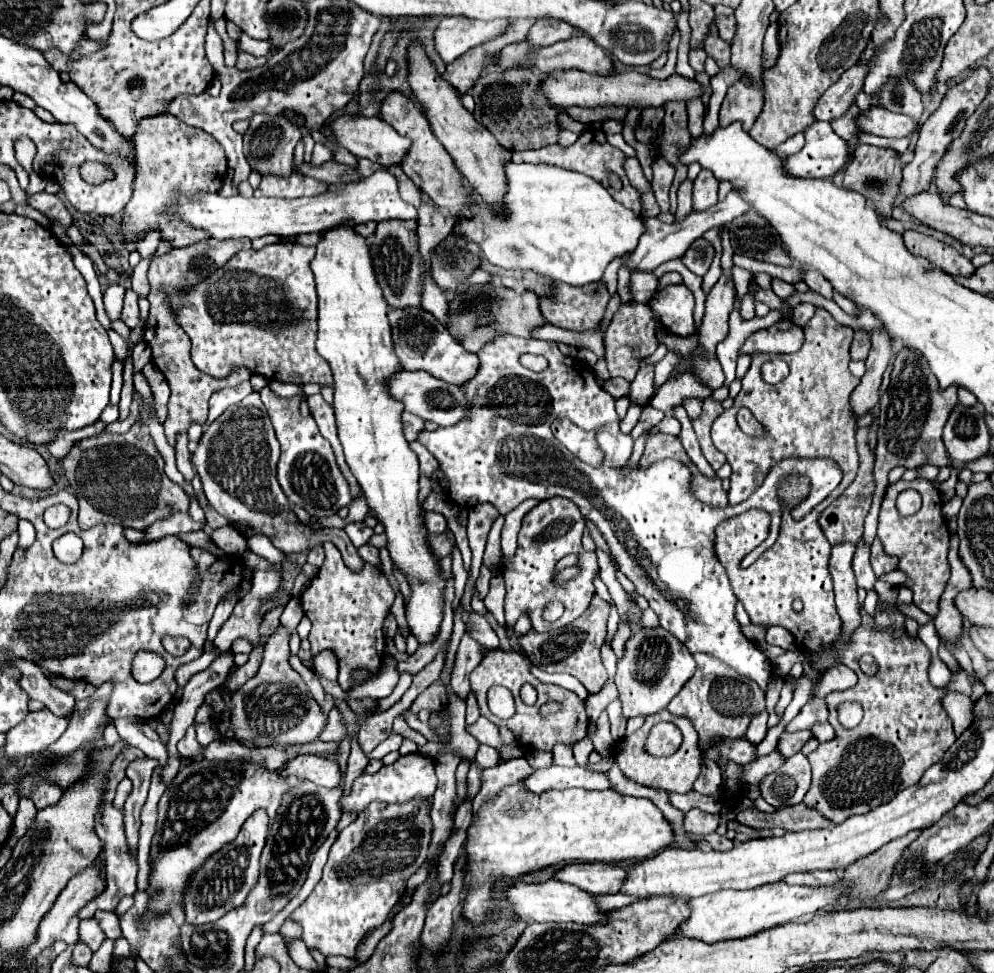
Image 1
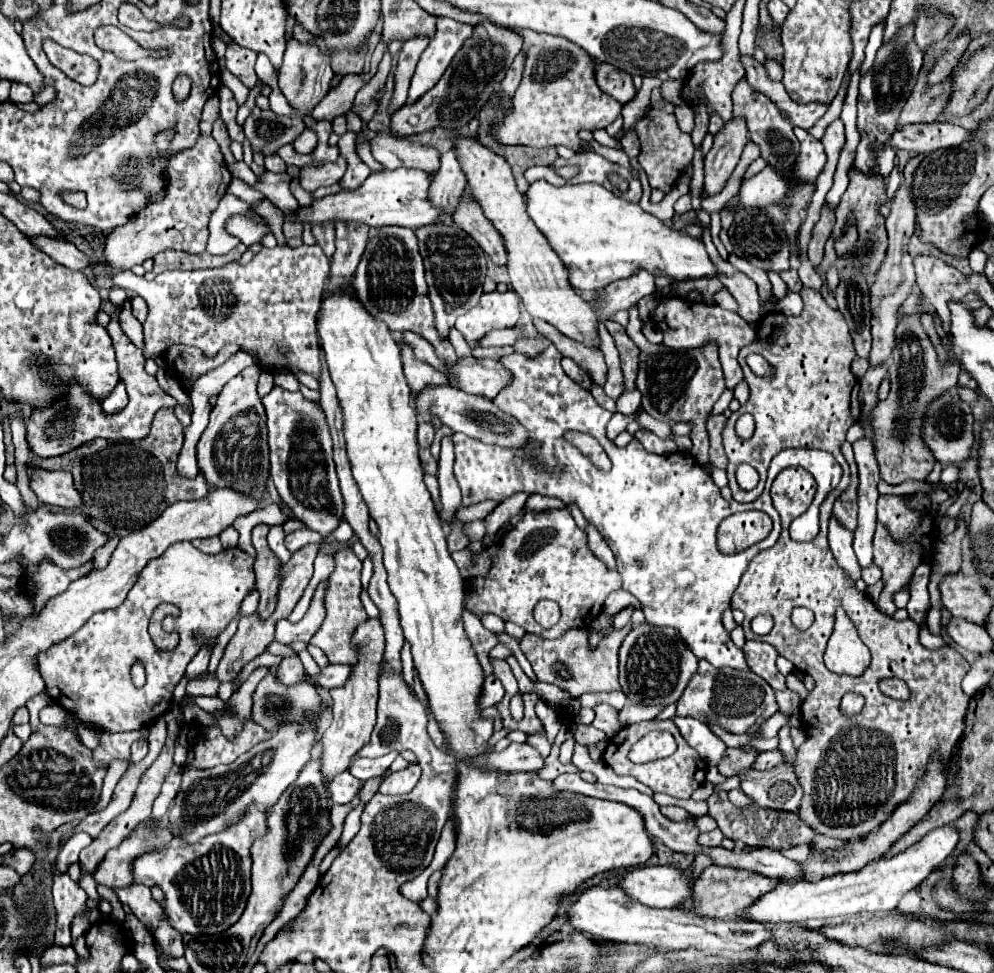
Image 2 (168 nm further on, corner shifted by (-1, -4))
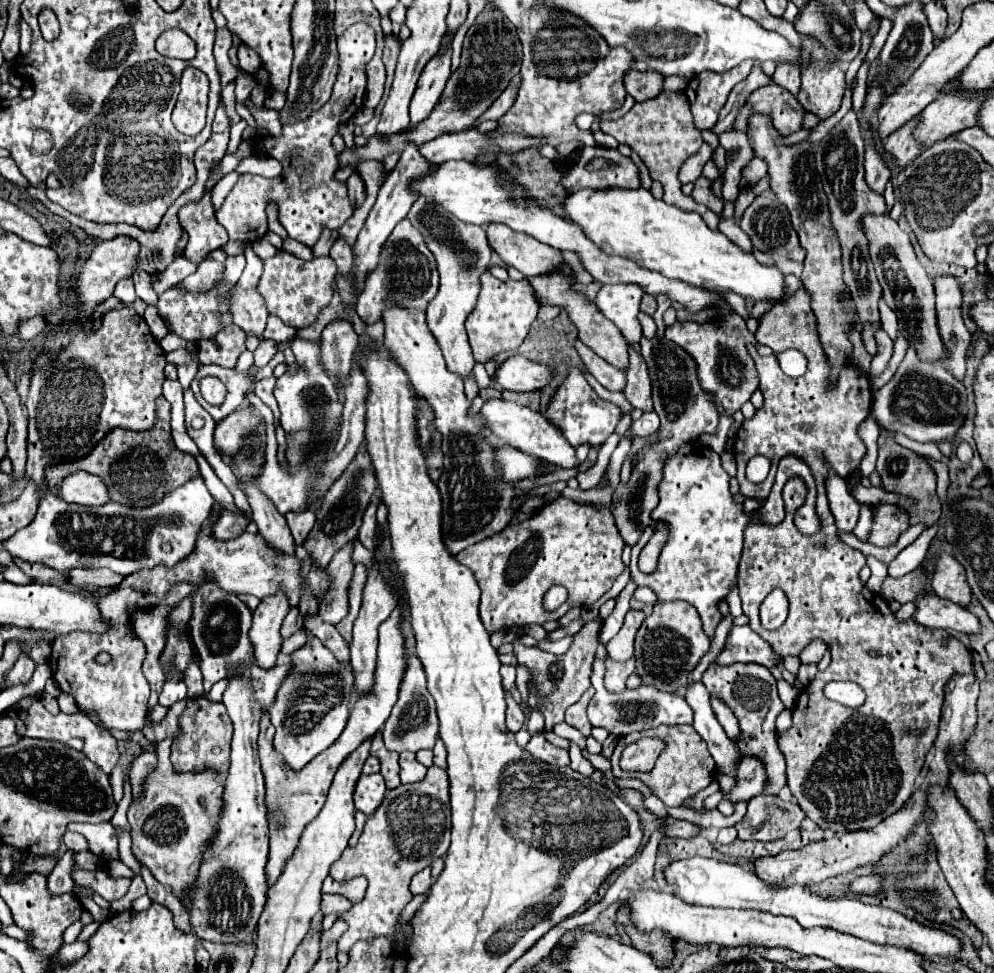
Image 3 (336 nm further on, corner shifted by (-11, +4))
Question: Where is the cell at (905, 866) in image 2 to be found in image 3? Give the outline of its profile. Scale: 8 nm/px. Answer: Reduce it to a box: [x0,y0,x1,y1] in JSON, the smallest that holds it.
[850,874,884,894]

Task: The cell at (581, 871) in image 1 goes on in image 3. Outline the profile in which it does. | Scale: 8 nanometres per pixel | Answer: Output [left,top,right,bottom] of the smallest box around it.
[666,858,960,956]

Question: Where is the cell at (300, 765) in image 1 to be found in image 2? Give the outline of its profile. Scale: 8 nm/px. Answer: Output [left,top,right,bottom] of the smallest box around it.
[326,772,360,804]

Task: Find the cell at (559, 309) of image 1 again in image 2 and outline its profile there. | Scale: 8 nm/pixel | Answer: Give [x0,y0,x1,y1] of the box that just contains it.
[534,318,606,384]

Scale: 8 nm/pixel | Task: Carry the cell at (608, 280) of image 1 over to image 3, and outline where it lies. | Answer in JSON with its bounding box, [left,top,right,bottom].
[638,312,656,340]

